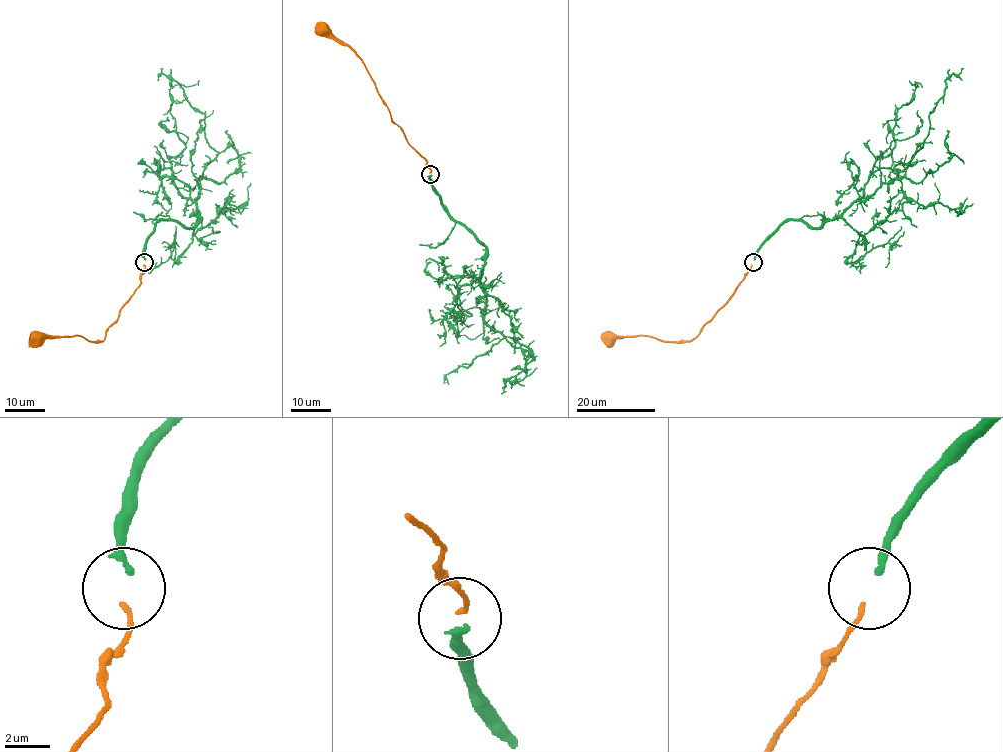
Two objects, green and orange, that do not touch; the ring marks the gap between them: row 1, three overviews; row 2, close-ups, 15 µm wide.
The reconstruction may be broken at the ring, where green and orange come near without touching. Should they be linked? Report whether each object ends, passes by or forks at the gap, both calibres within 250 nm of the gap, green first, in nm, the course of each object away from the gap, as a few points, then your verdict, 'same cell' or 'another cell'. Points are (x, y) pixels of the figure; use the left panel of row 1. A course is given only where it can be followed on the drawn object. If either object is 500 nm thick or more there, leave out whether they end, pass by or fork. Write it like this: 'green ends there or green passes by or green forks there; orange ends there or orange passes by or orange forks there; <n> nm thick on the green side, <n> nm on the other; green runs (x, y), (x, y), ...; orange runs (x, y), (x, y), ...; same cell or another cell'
green ends there; orange ends there; 280 nm thick on the green side, 220 nm on the other; green runs (145, 260), (160, 220), (199, 220), (198, 179), (217, 154), (204, 114), (163, 68); orange runs (144, 265), (141, 284), (103, 340), (90, 342), (76, 335), (39, 338); another cell

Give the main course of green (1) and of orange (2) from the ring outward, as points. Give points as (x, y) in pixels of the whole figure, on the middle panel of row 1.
1: (431, 174), (446, 210), (485, 248), (484, 321), (503, 336), (446, 375), (449, 384)
2: (430, 172), (427, 161), (392, 121), (362, 60), (325, 29)

